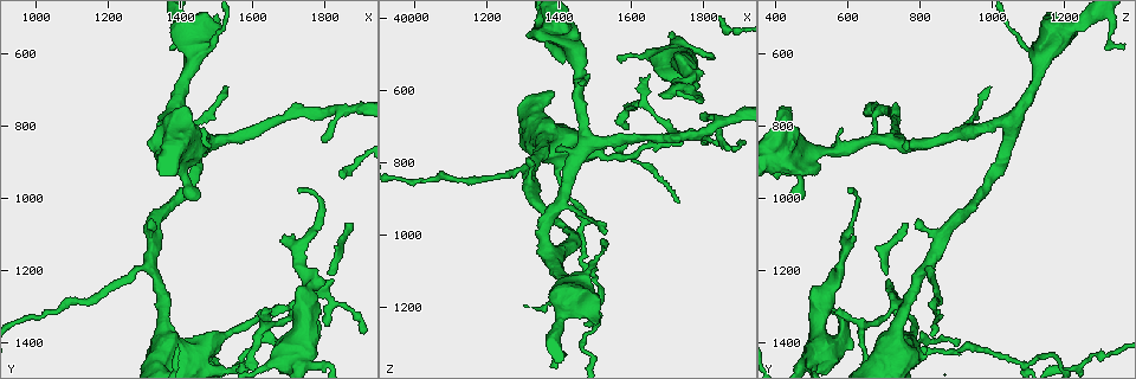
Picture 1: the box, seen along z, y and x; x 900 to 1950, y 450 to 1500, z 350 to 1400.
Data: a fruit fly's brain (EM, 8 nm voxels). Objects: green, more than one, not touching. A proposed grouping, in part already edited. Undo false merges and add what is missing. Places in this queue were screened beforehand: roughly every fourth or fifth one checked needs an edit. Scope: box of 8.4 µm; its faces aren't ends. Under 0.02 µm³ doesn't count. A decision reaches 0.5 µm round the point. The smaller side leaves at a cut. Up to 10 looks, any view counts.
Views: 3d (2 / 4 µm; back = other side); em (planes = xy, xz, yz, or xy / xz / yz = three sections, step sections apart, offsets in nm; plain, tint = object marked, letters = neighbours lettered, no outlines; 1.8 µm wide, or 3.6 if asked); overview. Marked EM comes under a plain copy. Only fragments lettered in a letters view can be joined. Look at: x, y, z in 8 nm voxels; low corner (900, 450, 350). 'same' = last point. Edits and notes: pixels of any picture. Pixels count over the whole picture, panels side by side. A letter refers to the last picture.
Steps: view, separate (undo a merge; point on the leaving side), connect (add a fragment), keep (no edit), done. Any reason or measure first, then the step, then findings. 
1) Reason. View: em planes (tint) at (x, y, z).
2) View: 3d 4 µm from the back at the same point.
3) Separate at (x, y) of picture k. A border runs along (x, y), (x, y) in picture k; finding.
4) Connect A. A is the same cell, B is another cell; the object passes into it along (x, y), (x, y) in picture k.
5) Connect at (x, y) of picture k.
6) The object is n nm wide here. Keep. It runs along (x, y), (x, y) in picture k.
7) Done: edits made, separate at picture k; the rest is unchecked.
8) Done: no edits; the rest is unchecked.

Thin end. View: 3d 4 µm from the back at (1800, 1345, 745).

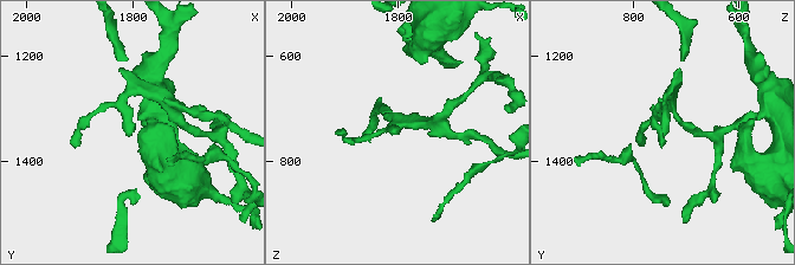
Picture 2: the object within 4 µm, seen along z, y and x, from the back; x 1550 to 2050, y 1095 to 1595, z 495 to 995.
Need the tissue. View: em 3.6 µm yz step 16 (tint) at (1805, 1355, 745).

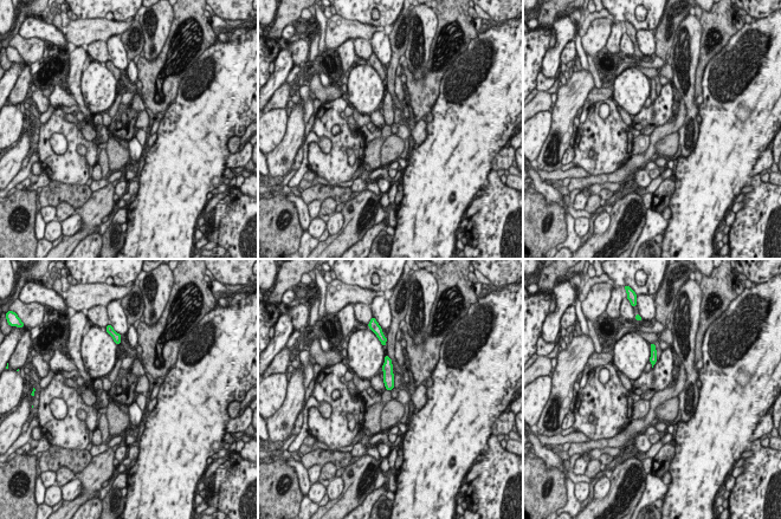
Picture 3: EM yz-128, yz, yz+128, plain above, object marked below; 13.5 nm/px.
View: em 3.6 µm planes (letters) at the same point.

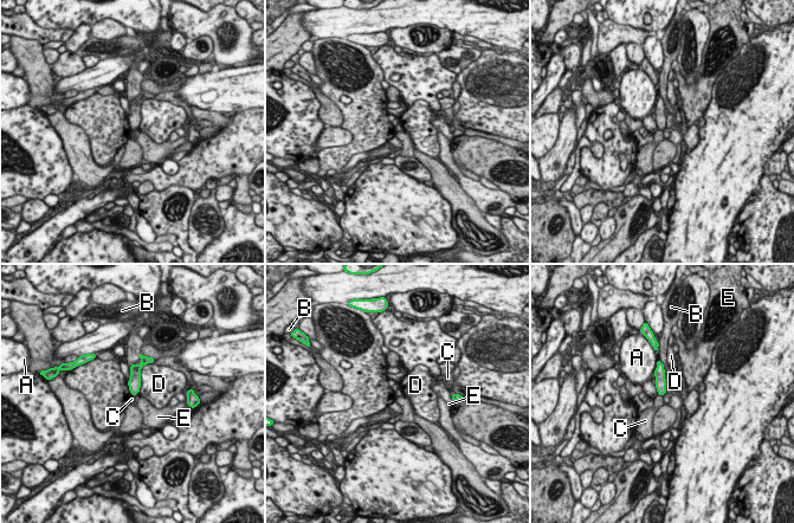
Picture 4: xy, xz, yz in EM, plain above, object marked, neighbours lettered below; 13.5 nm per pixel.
Keep. A, B, C, D and E are other cells; a border runs along (137, 393), (131, 395) in picture 4; no lettered fragment goes on from it.

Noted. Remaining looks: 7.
Thin end. View: em 3.6 µm xy step 16 (letters) at (1875, 1075, 765).

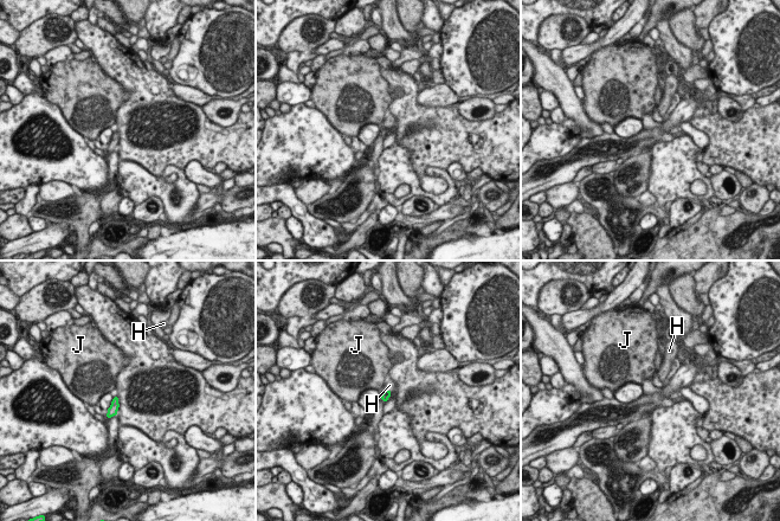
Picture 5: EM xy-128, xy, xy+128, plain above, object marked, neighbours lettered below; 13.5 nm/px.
Connect H. H is the same cell, J is another cell; the object passes into it along (386, 392), (388, 390), (390, 385) in picture 5; the neuron continues.

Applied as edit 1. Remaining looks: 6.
Tapers out. View: 3d 2 µm from the back at (1525, 690, 990).

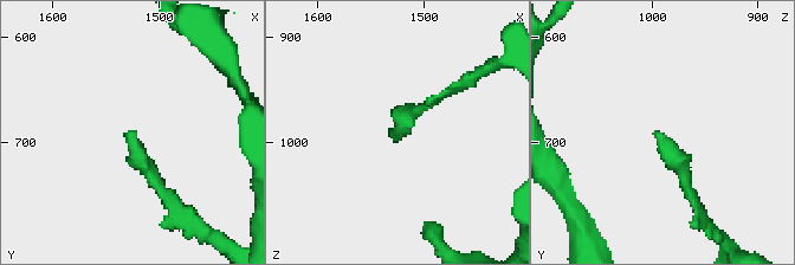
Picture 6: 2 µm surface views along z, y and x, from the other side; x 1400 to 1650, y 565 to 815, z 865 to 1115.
View: em planes (letters) at (1528, 686, 994).

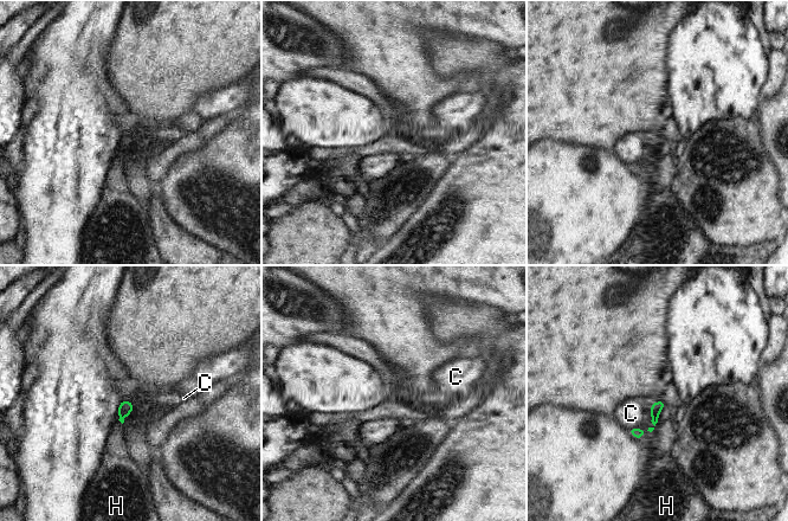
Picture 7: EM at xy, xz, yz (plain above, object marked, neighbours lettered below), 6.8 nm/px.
The object is 70 nm wide here. Keep. C and H are other cells; a border runs along (650, 411), (652, 426), (627, 429) in picture 7; none of them fits.

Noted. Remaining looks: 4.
Calibre changes. View: em planes (letters) at (1350, 1340, 740).

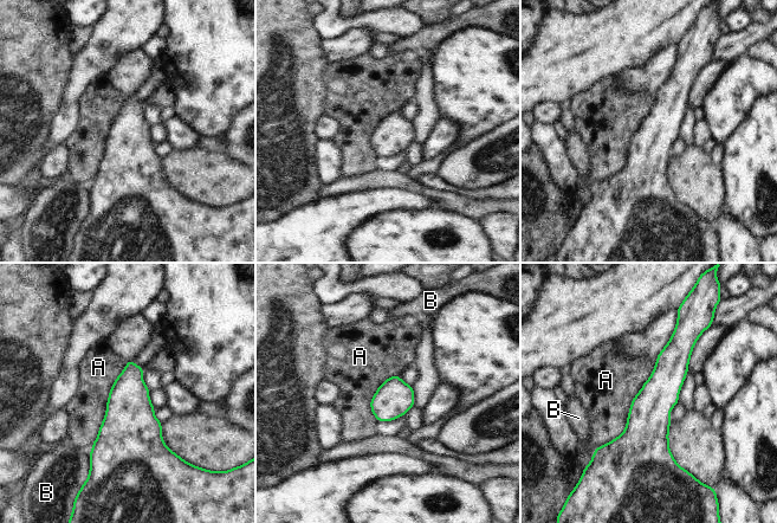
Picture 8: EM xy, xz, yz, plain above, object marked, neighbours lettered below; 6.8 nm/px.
Keep. A and B are other cells; a border runs along (656, 359), (625, 430), (593, 451) in picture 8; all the same neuron.

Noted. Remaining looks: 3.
Done: edits made, connect at picture 5; the rest is unchecked.

